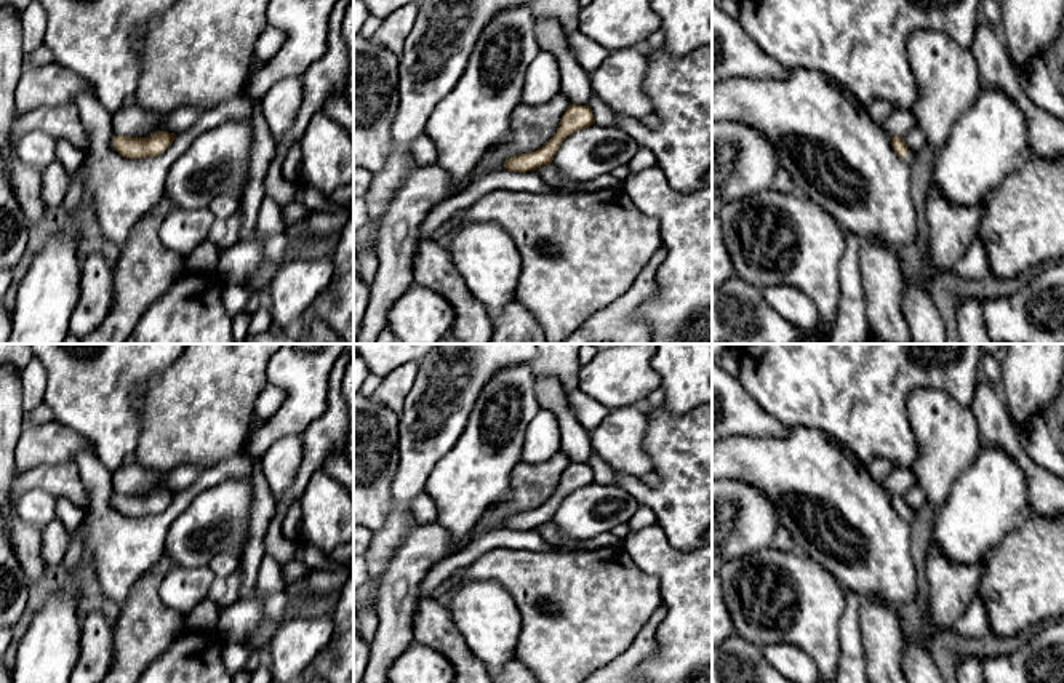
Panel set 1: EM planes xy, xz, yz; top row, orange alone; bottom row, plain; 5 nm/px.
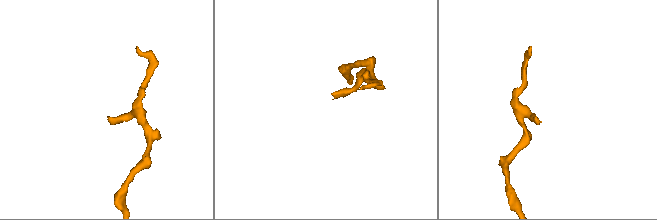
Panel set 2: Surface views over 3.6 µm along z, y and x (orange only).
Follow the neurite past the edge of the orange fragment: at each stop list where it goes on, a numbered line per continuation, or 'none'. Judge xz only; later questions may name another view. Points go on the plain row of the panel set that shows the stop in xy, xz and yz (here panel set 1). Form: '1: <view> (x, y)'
none

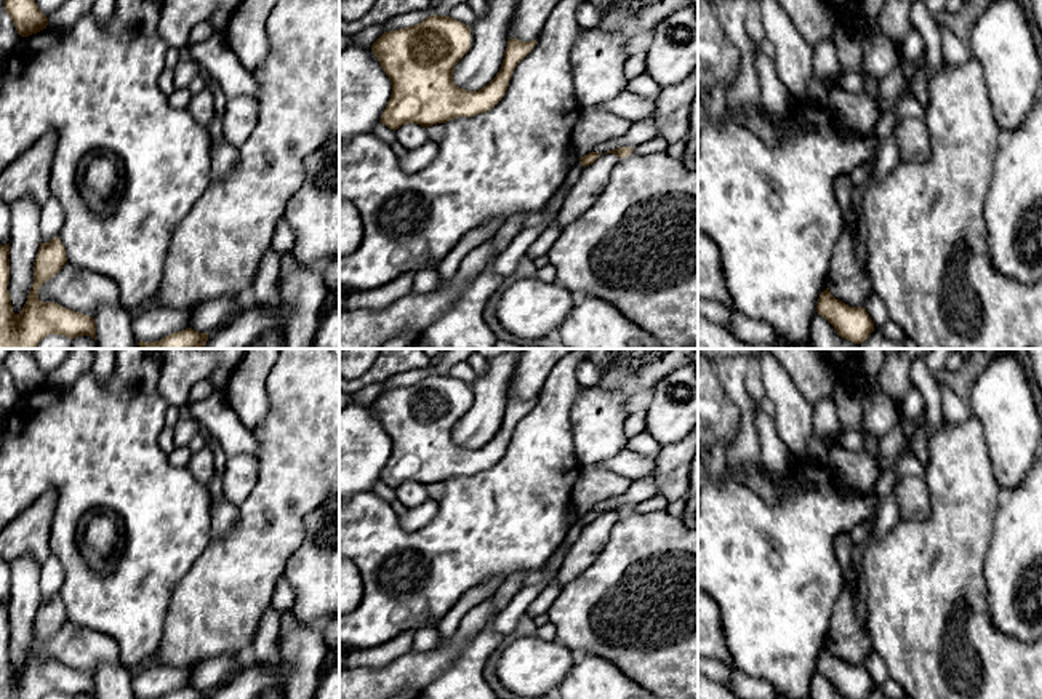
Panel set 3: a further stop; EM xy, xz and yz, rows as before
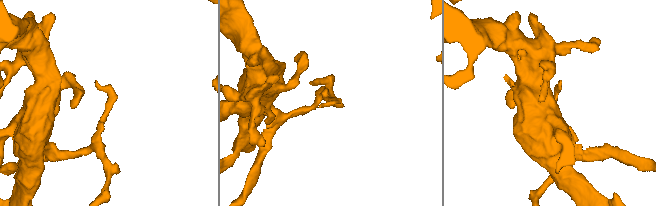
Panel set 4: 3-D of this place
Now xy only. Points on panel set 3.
none

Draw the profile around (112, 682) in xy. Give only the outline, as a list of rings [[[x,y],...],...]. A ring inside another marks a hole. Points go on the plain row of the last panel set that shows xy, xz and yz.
[[[101,664],[94,673],[96,699],[138,699],[131,675],[120,665]]]

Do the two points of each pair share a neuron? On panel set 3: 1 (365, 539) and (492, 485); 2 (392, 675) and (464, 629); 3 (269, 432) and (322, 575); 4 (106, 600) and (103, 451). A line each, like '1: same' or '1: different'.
1: same
2: same
3: different
4: same

